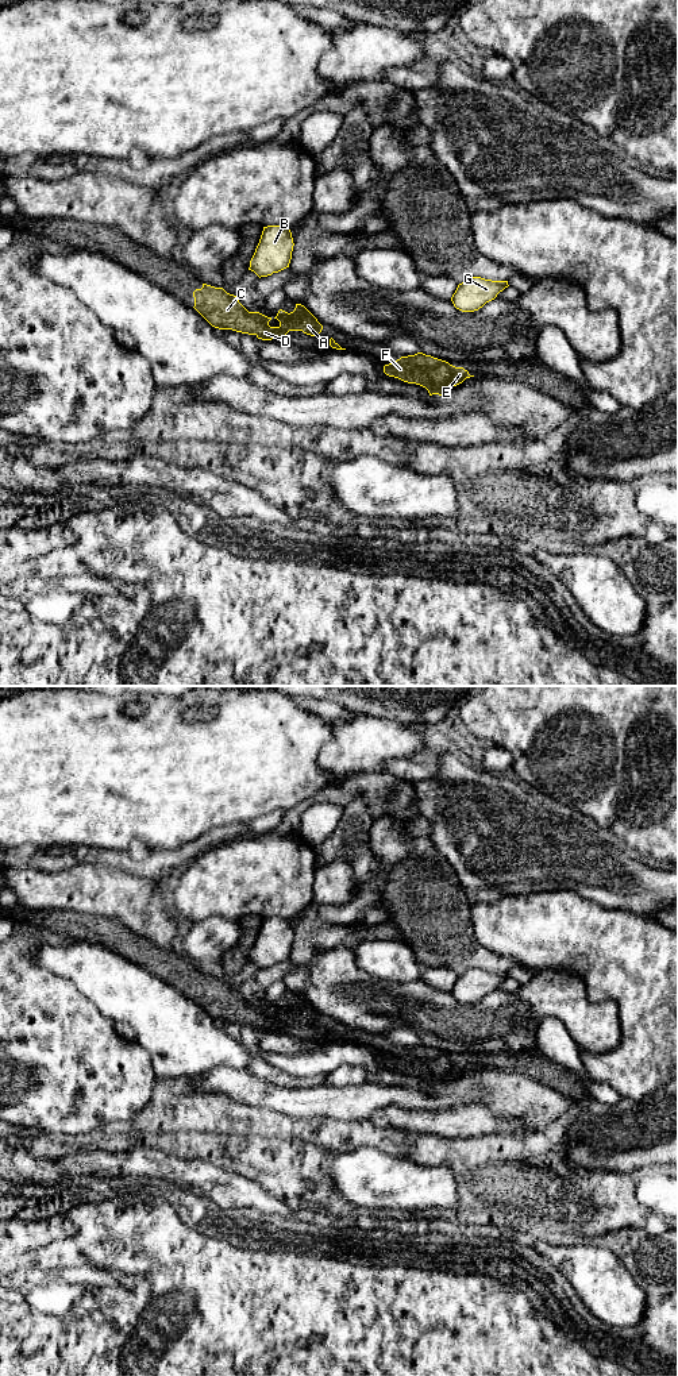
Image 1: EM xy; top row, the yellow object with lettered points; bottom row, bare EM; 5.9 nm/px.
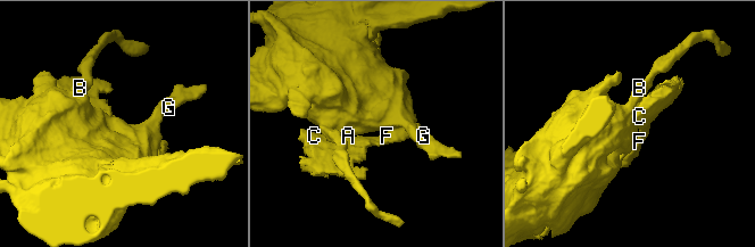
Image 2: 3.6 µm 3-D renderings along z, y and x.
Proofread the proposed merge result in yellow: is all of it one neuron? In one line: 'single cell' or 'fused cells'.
fused cells

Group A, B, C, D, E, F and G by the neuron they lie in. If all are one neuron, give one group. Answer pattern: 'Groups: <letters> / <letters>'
Groups: A B G / C D E F

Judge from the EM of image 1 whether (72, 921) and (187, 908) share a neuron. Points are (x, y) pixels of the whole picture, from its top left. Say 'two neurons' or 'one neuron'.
two neurons

